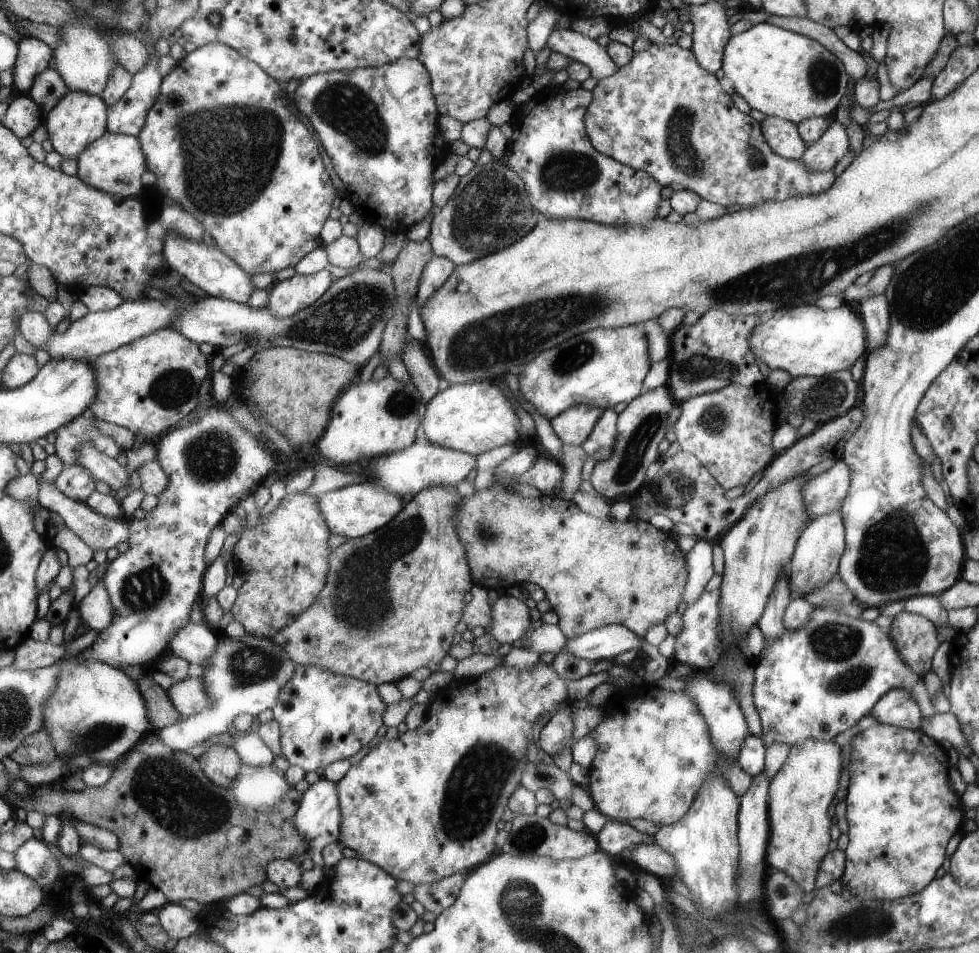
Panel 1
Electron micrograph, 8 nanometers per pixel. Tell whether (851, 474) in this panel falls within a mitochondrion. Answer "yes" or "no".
no

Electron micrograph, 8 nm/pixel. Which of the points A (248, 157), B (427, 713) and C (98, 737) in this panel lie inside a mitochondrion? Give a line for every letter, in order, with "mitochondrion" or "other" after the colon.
A: mitochondrion
B: other
C: mitochondrion

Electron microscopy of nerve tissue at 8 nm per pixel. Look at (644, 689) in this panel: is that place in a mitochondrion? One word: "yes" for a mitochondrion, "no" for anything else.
no

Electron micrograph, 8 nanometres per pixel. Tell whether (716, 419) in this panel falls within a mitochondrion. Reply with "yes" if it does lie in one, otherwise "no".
yes

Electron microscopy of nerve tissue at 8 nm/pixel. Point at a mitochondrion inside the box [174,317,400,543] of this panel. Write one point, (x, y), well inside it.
(212, 459)

